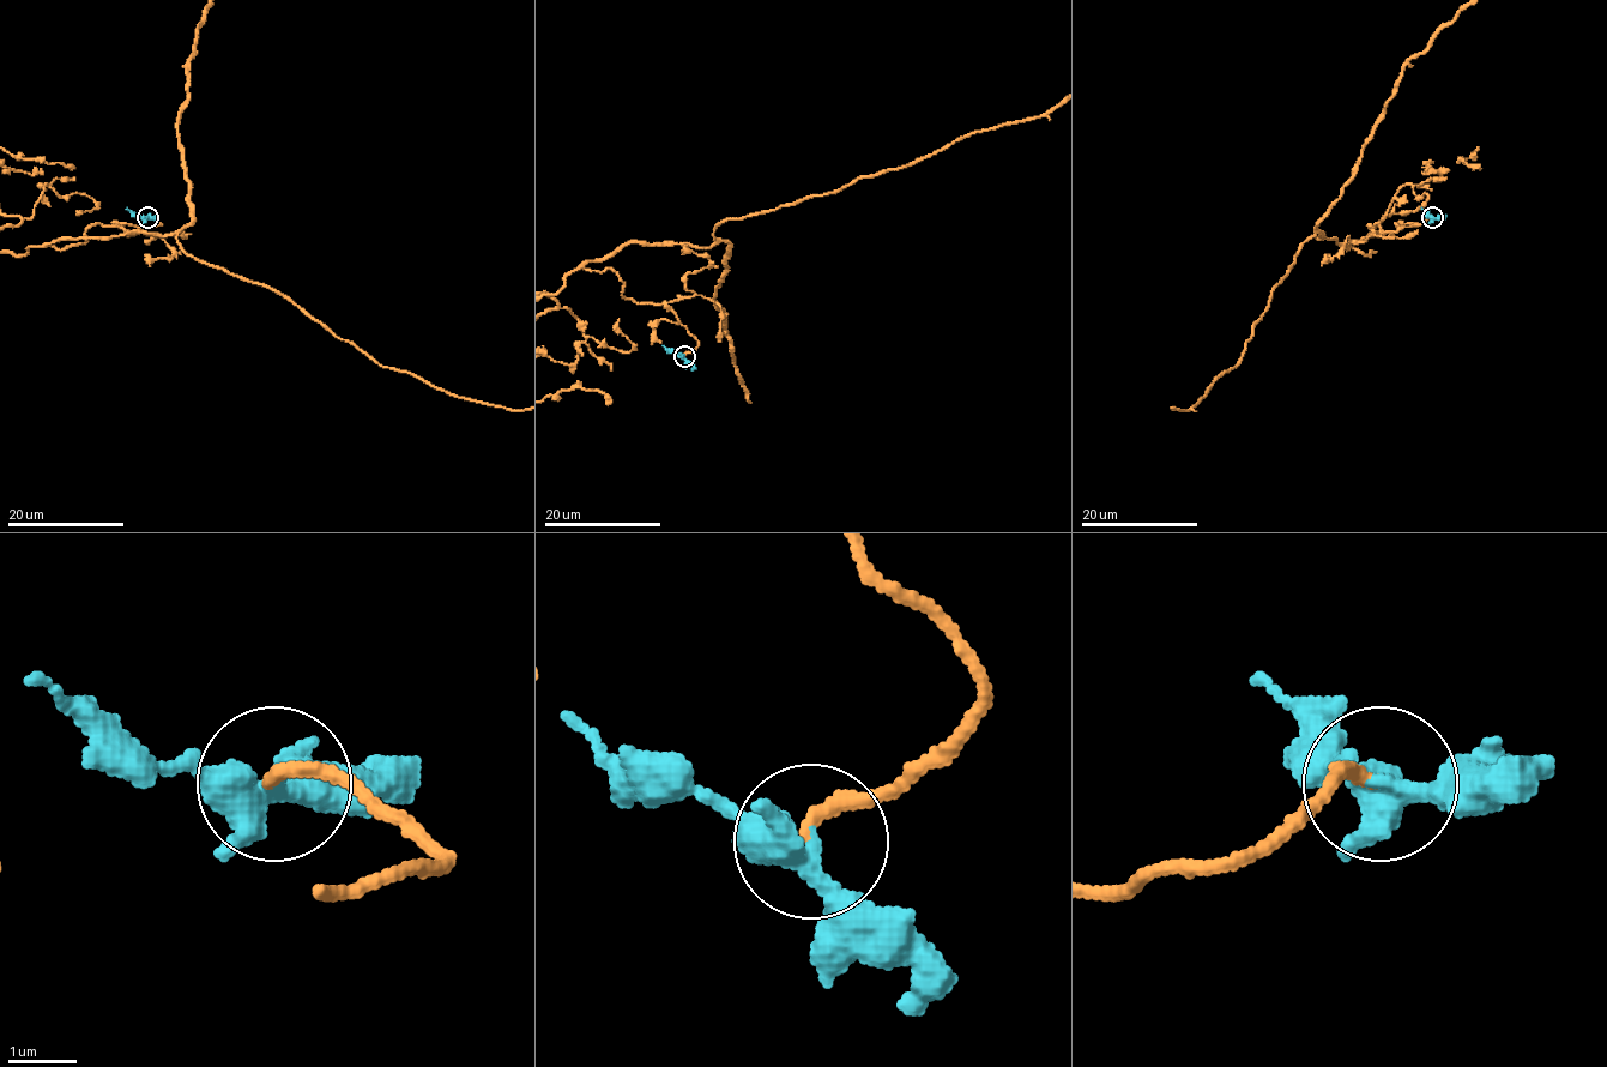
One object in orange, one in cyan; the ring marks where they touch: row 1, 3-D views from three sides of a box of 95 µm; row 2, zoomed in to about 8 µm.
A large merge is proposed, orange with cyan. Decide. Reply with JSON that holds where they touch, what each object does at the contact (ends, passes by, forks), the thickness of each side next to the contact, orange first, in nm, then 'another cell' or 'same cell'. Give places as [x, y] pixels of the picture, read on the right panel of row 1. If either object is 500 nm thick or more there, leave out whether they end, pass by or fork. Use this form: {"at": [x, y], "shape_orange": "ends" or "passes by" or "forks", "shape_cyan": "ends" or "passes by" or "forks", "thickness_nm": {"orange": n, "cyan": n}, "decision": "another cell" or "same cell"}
{"at": [1432, 217], "shape_orange": "ends", "shape_cyan": "forks", "thickness_nm": {"orange": 220, "cyan": 360}, "decision": "same cell"}

